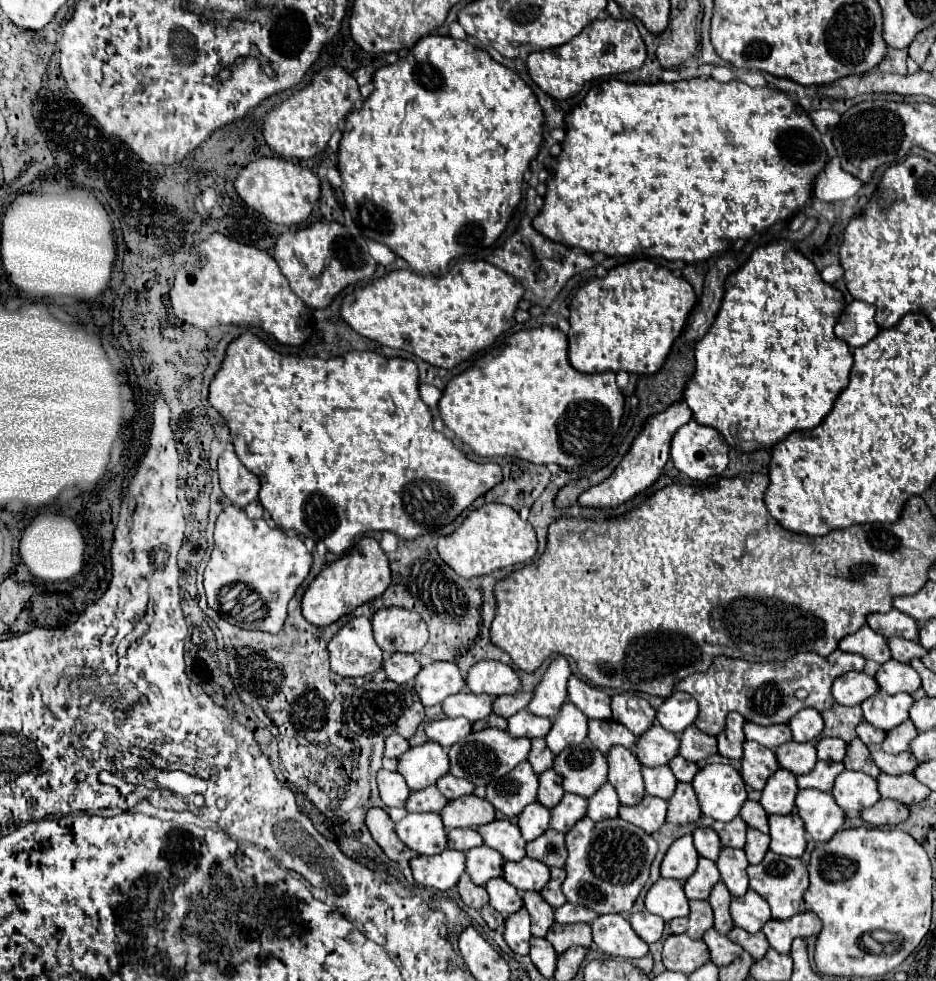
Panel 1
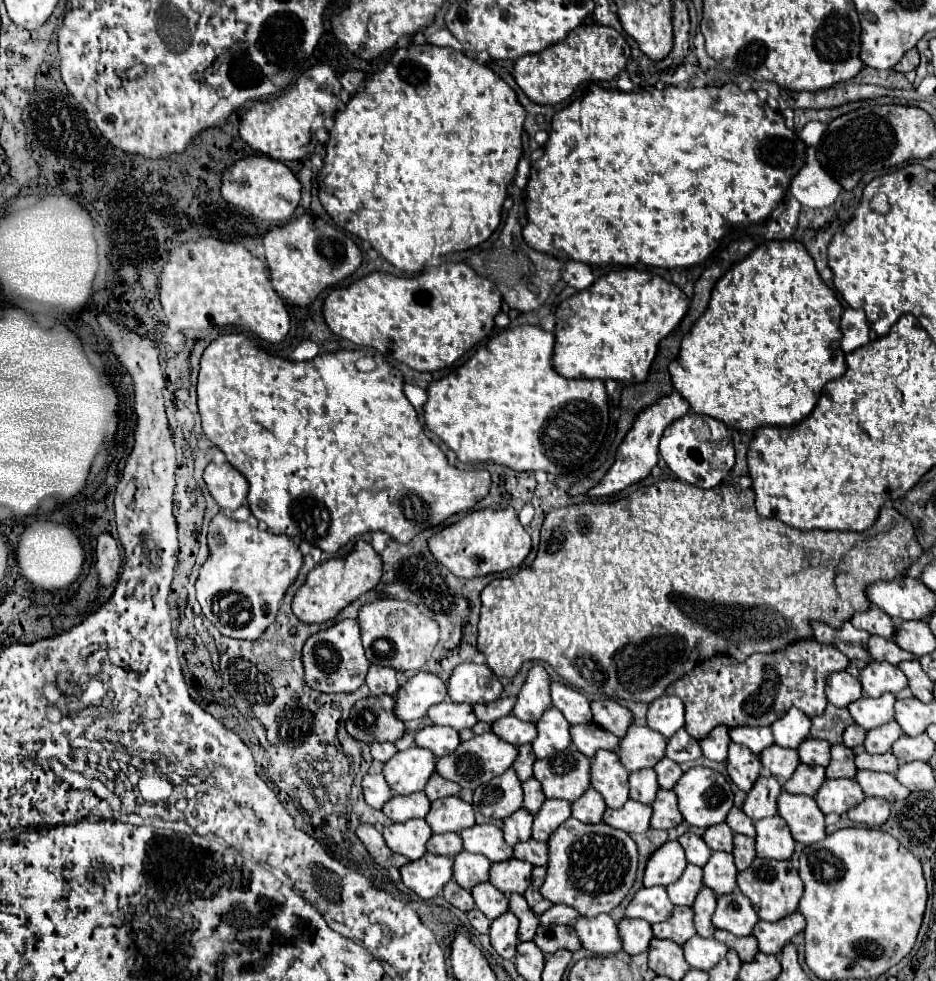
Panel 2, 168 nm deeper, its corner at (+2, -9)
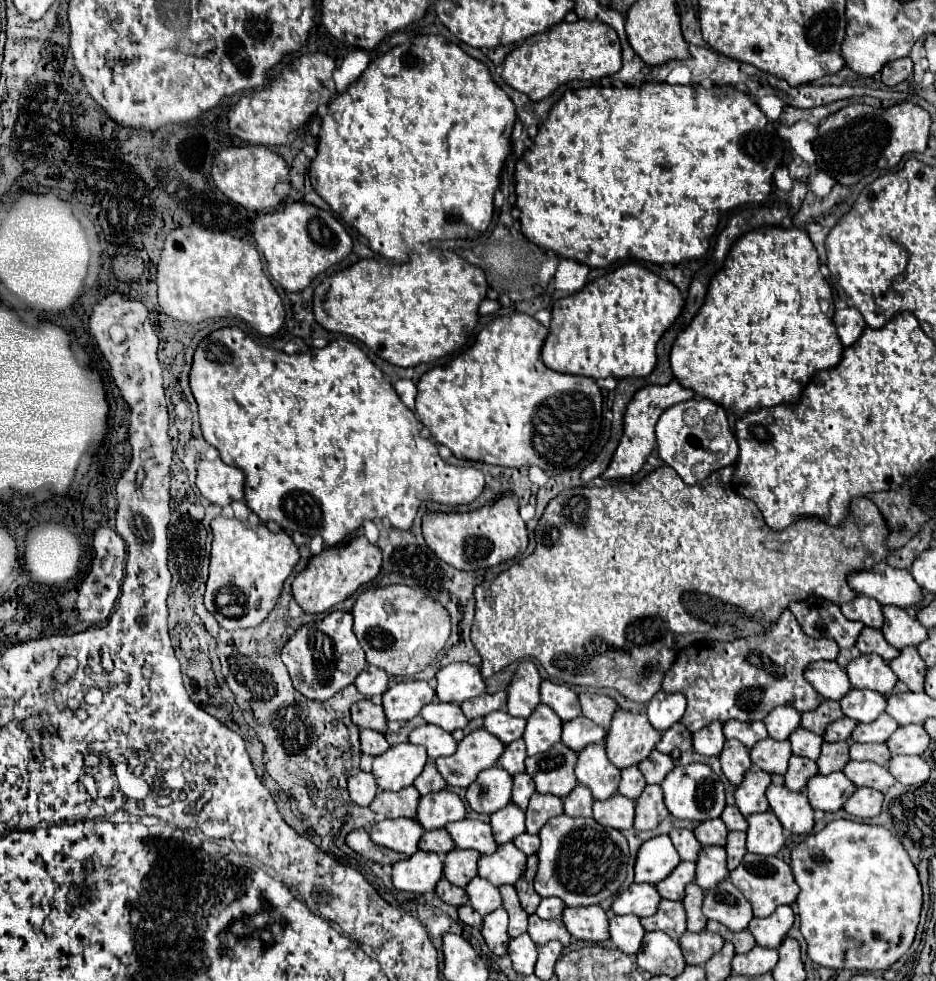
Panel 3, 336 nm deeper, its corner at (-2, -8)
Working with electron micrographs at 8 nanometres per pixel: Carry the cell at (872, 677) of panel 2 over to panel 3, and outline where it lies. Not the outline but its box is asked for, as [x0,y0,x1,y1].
[847,655,897,693]

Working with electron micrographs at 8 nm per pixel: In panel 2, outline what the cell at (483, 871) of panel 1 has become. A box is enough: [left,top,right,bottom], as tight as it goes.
[453,852,491,890]

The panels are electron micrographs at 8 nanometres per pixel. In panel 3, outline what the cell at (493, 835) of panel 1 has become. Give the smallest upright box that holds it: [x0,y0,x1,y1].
[445,819,499,855]

